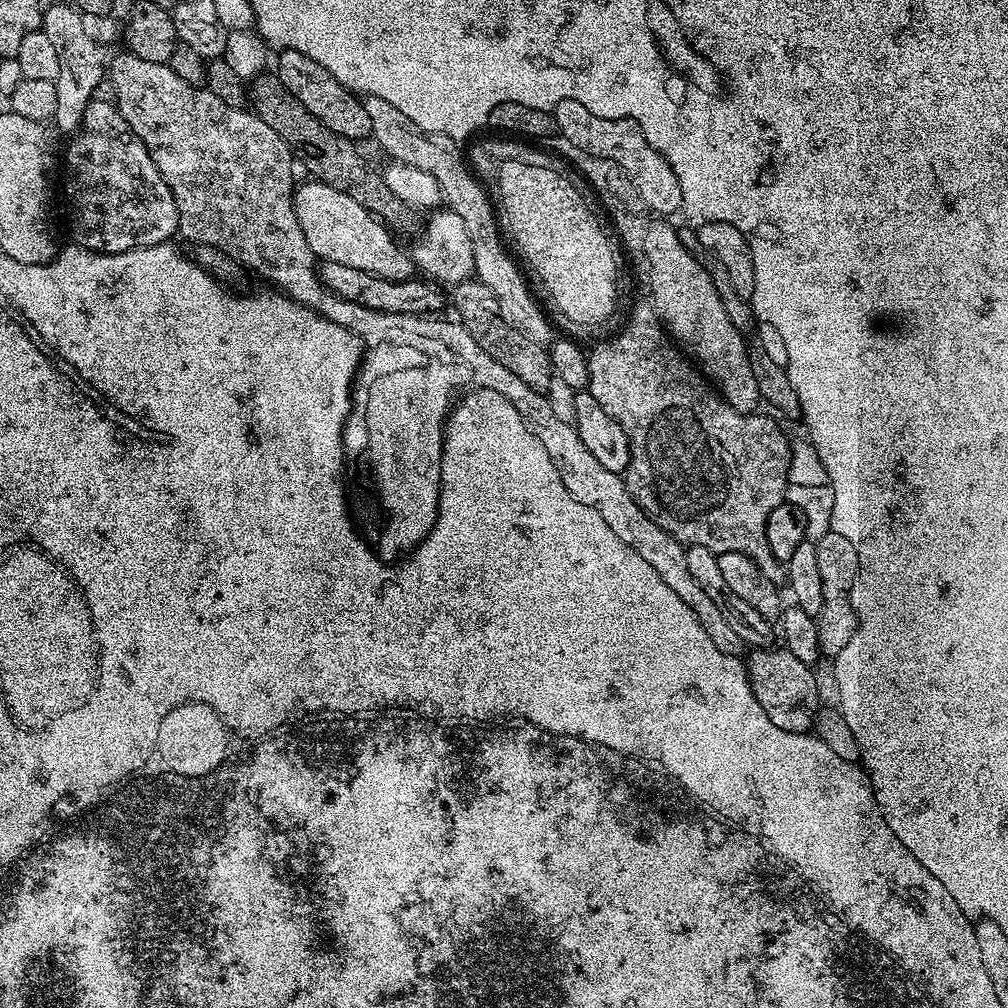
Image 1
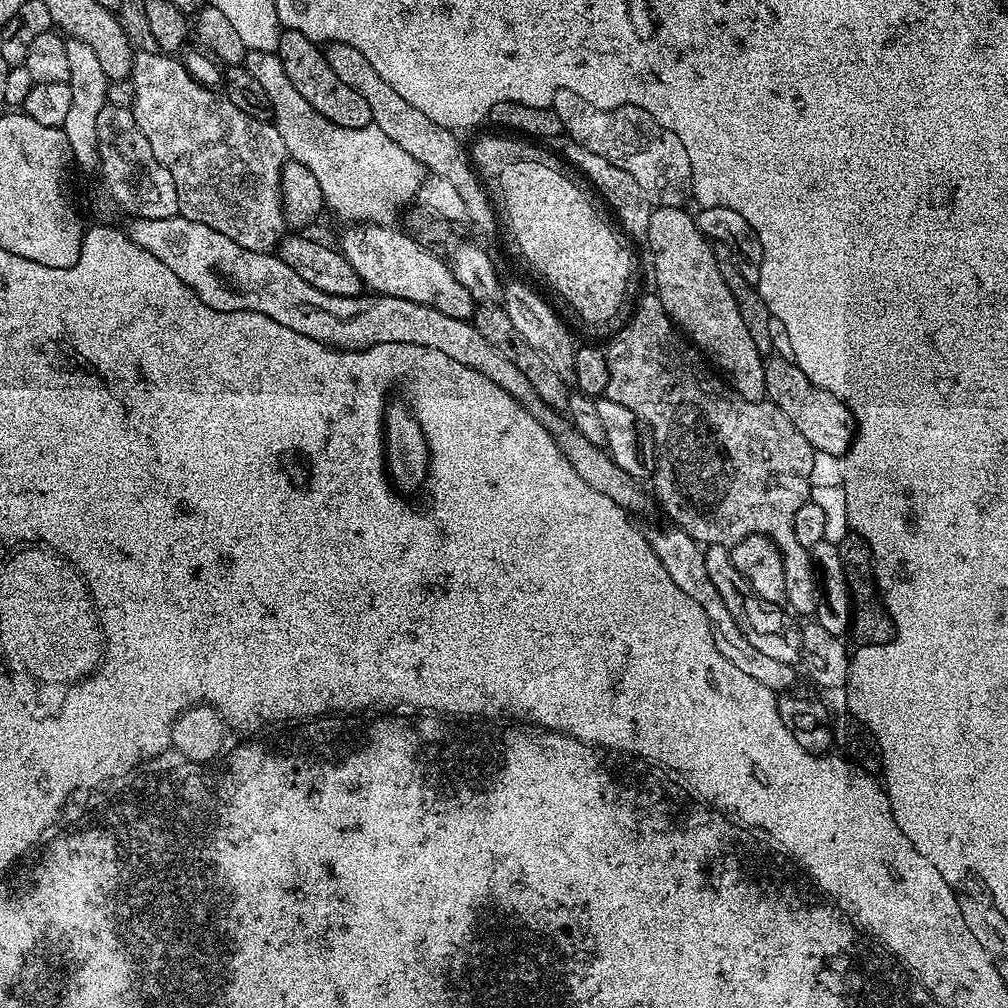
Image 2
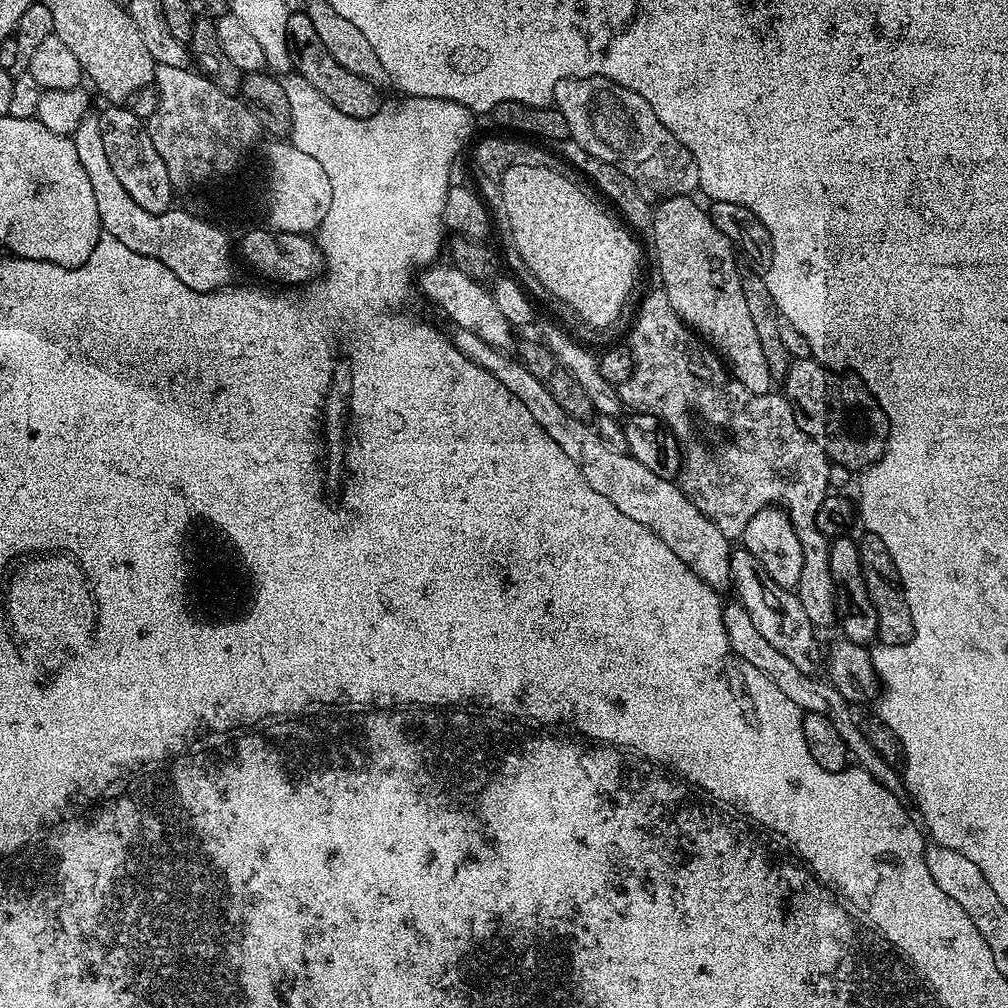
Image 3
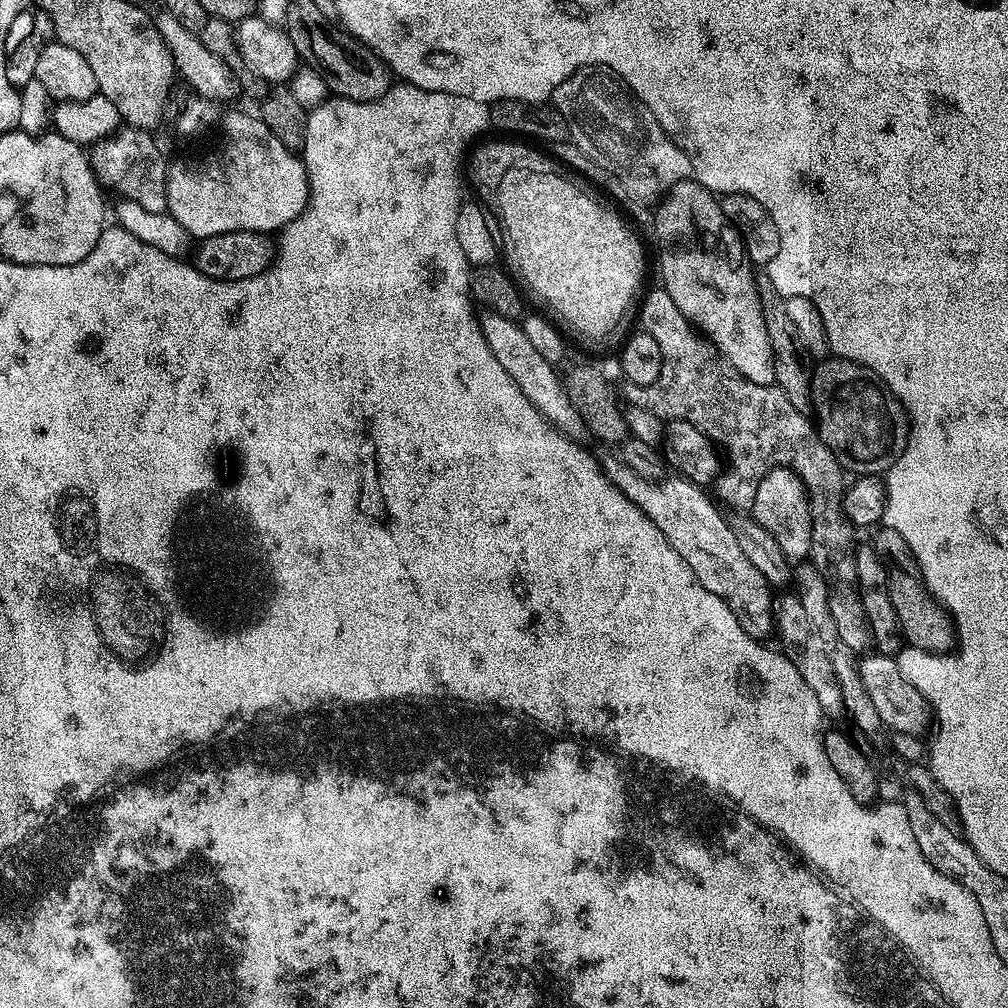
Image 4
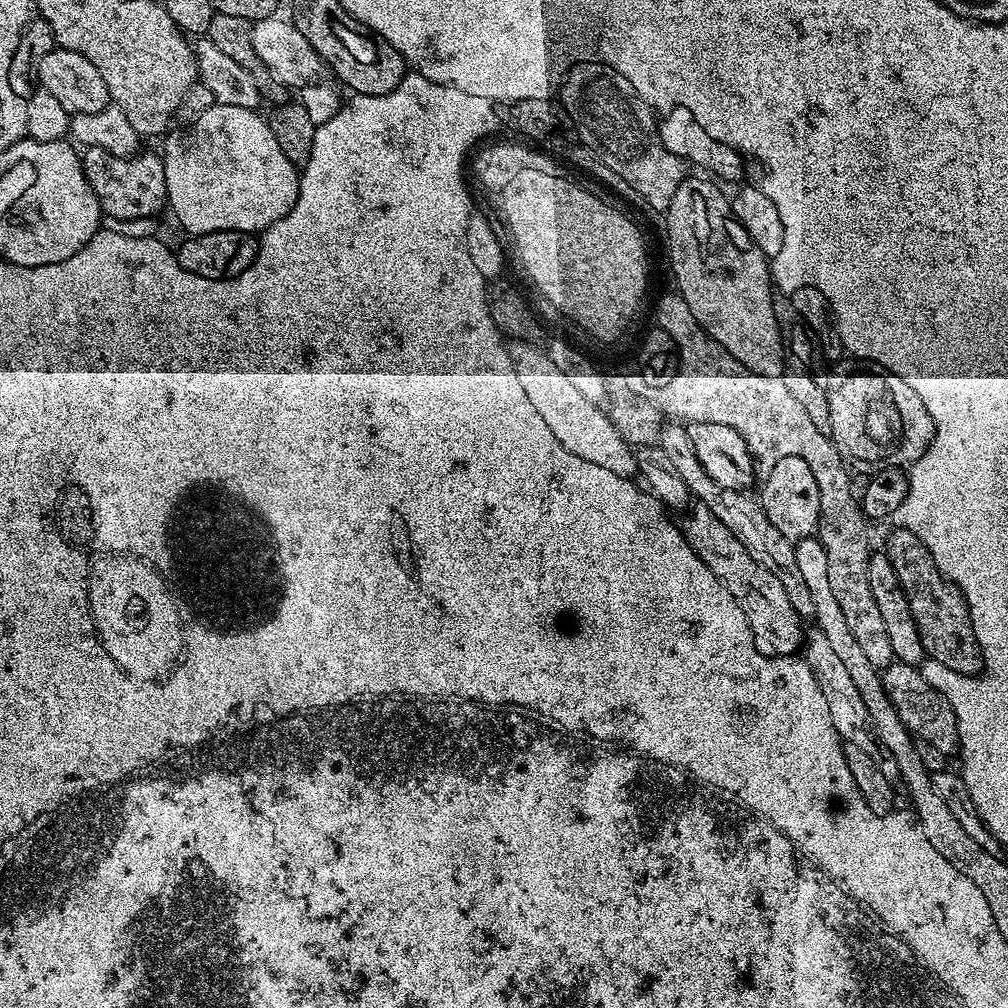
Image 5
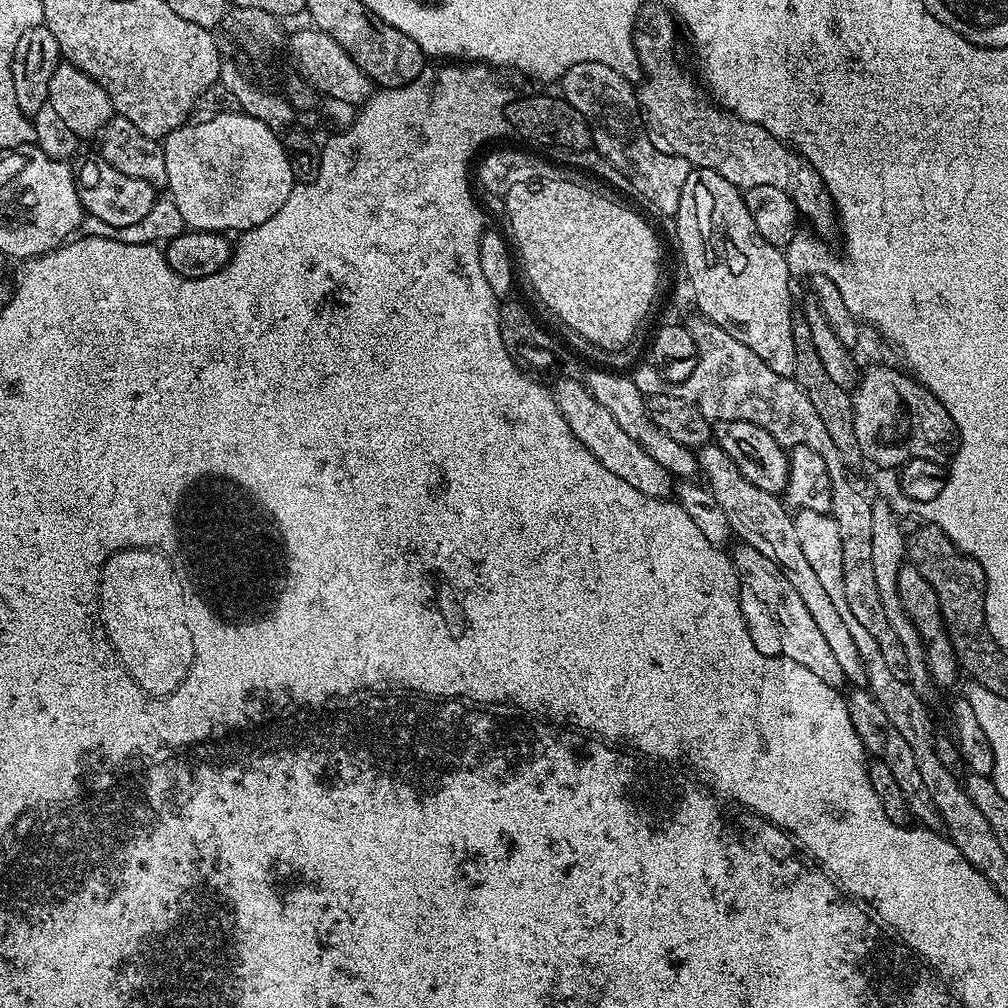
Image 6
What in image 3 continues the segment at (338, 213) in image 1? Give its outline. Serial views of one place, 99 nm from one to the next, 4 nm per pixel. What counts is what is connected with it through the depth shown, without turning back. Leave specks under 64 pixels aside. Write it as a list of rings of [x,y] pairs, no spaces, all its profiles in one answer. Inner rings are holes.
[[[444,262],[437,263],[419,273],[418,288],[420,284],[421,294],[426,299],[433,300],[453,320],[456,328],[470,330],[470,334],[476,334],[478,338],[482,338],[482,342],[495,348],[511,349],[513,326],[510,322],[506,322],[502,310],[498,310],[498,304],[494,302],[491,291],[481,281],[466,278],[466,274],[462,274],[462,270],[445,264]]]

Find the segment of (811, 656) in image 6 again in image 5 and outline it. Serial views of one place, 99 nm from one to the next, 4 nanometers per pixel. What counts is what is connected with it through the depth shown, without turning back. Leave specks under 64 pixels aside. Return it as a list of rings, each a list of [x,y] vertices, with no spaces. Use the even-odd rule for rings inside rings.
[[[701,504],[695,507],[687,522],[684,522],[688,544],[700,560],[706,562],[707,568],[723,582],[737,609],[746,614],[756,652],[764,657],[795,655],[804,642],[804,625],[802,617],[792,608],[780,580],[753,560],[744,544],[706,507]]]

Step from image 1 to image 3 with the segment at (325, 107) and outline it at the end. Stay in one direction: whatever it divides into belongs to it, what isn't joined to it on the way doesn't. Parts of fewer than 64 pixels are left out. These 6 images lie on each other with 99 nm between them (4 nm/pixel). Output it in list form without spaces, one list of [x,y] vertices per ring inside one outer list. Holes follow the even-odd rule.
[[[289,11],[286,34],[295,71],[302,78],[306,78],[306,82],[310,82],[310,86],[314,86],[314,90],[318,90],[322,98],[326,98],[338,110],[342,110],[342,114],[350,114],[359,120],[370,118],[381,111],[380,92],[376,89],[379,87],[373,81],[338,66],[338,62],[330,58],[330,50],[322,46],[322,38],[318,38],[318,30],[314,30],[314,22],[310,22],[307,11]]]

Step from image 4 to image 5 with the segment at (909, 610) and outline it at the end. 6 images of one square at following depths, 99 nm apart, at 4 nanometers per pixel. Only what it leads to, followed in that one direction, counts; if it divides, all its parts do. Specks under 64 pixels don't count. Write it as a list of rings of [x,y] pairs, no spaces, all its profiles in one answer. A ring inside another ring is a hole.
[[[899,526],[893,529],[888,541],[882,544],[882,551],[890,558],[890,566],[894,566],[904,597],[914,614],[925,653],[963,676],[977,675],[982,668],[982,657],[963,592],[940,573],[930,550],[914,533]]]

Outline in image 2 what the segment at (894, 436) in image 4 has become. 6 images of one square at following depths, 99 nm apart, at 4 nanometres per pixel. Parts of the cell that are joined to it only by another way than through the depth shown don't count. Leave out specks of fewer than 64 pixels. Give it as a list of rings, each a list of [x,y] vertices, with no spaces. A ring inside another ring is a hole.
[[[768,356],[764,369],[767,399],[771,400],[774,406],[778,406],[778,410],[782,410],[782,414],[786,414],[790,422],[794,422],[808,445],[817,453],[825,452],[828,456],[843,457],[857,434],[856,419],[852,417],[852,411],[834,394],[814,386],[810,378],[806,378],[806,374],[802,374],[802,370],[794,366],[794,362]]]

